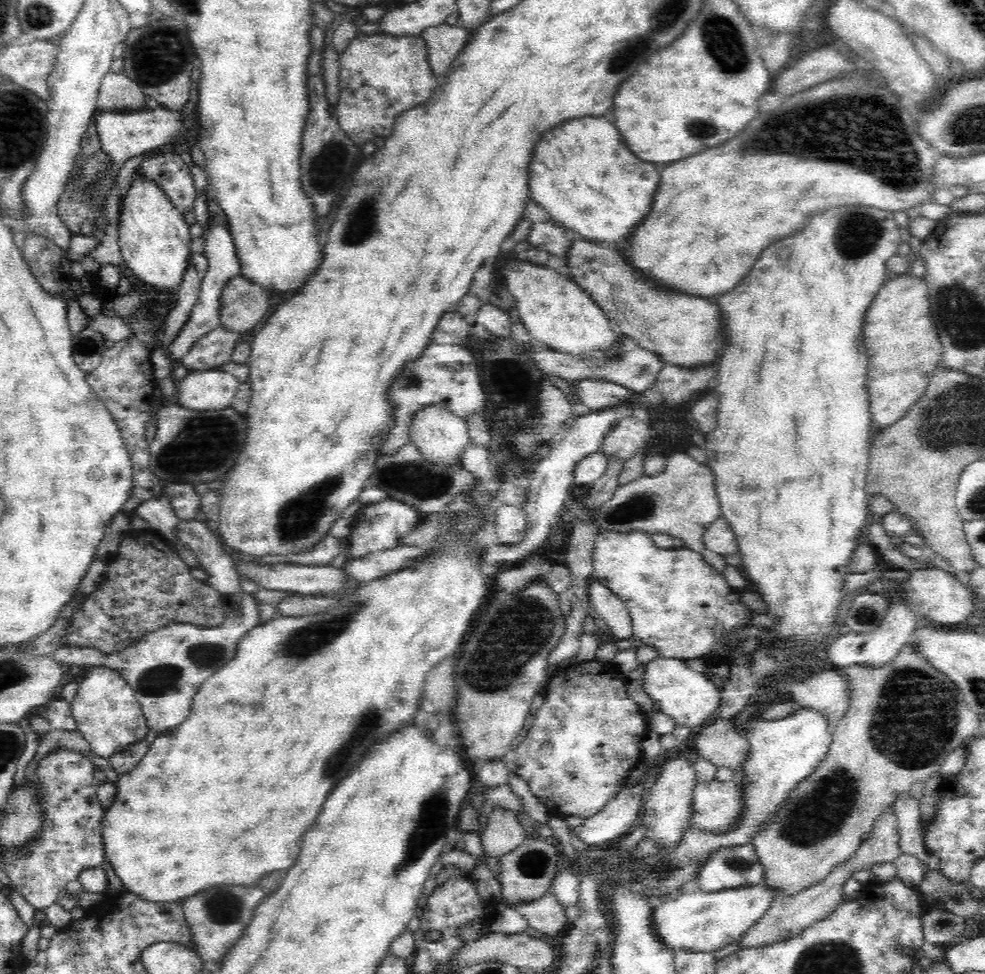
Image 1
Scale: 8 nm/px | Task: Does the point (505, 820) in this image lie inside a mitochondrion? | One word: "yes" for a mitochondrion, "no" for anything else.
no

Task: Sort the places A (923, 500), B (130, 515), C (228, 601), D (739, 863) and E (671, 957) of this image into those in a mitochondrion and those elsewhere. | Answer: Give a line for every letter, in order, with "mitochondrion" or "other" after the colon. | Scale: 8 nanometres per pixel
A: other
B: other
C: other
D: mitochondrion
E: other

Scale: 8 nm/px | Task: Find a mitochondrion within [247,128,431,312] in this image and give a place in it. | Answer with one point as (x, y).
(363, 221)

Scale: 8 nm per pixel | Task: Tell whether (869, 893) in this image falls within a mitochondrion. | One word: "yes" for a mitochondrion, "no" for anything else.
no

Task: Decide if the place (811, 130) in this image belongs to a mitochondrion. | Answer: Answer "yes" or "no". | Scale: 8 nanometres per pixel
yes

